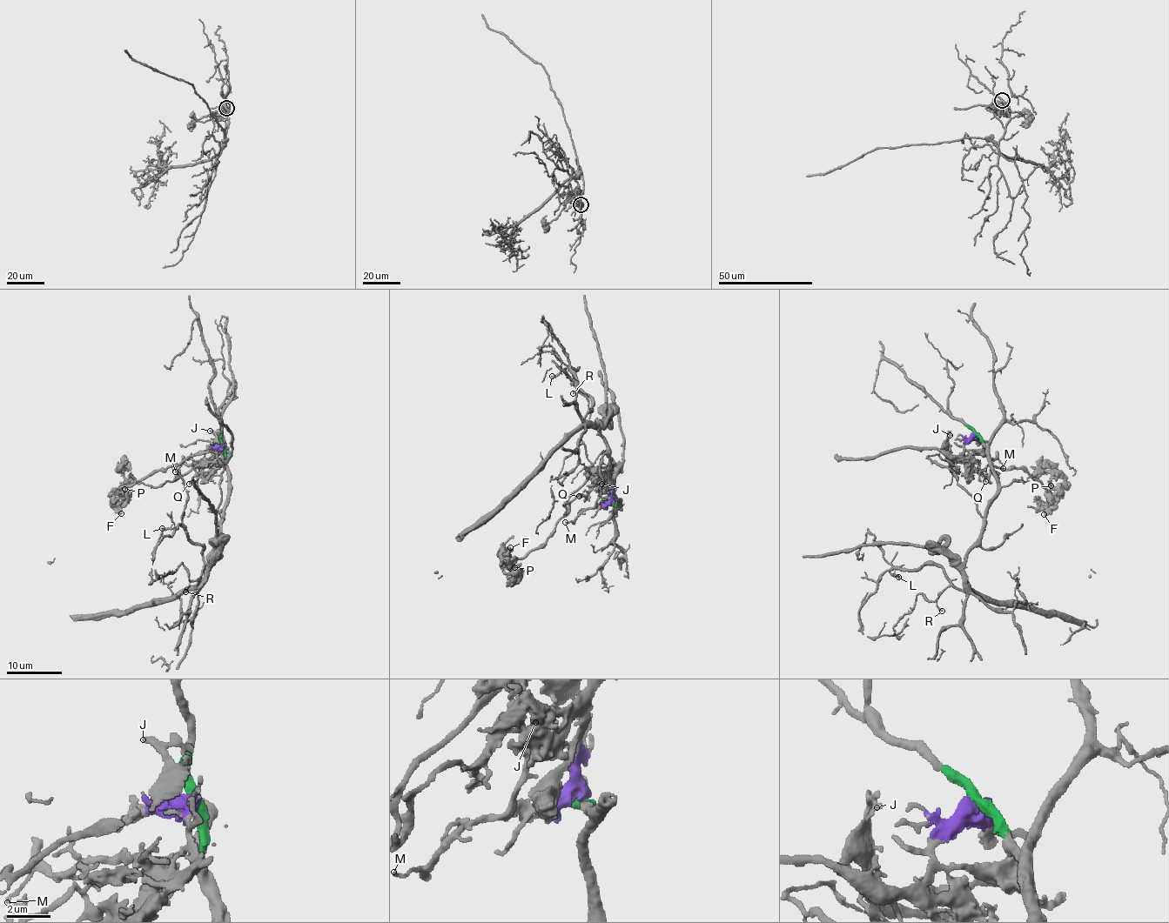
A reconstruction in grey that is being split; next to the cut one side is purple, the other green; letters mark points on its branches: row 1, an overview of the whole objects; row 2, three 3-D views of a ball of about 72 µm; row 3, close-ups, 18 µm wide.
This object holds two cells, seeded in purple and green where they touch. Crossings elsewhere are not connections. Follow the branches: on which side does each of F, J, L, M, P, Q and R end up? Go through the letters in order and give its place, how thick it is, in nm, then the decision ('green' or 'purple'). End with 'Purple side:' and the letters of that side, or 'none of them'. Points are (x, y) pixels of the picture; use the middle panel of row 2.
F: (510, 547) | 320 nm | purple
J: (601, 484) | 280 nm | purple
L: (552, 376) | 240 nm | green
M: (565, 522) | 130 nm | purple
P: (514, 567) | 240 nm | purple
Q: (579, 496) | 200 nm | purple
R: (573, 393) | 140 nm | green
Purple side: F, J, M, P, Q

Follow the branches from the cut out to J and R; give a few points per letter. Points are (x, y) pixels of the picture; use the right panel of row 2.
J: (973, 433), (973, 437), (964, 446), (963, 453), (957, 455), (942, 451), (944, 440), (950, 435)
R: (975, 433), (986, 445), (997, 496), (968, 553), (964, 589), (943, 589), (937, 605), (943, 611)

